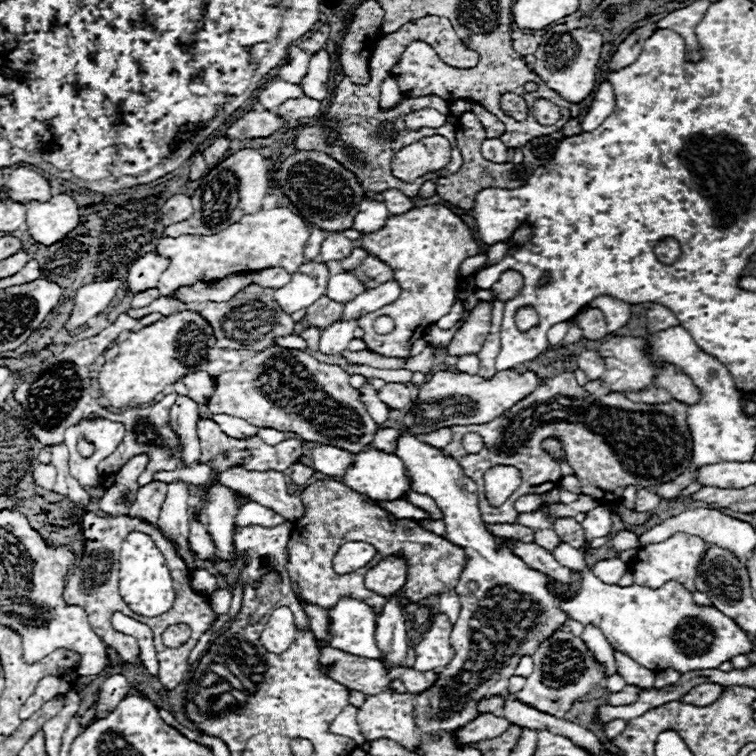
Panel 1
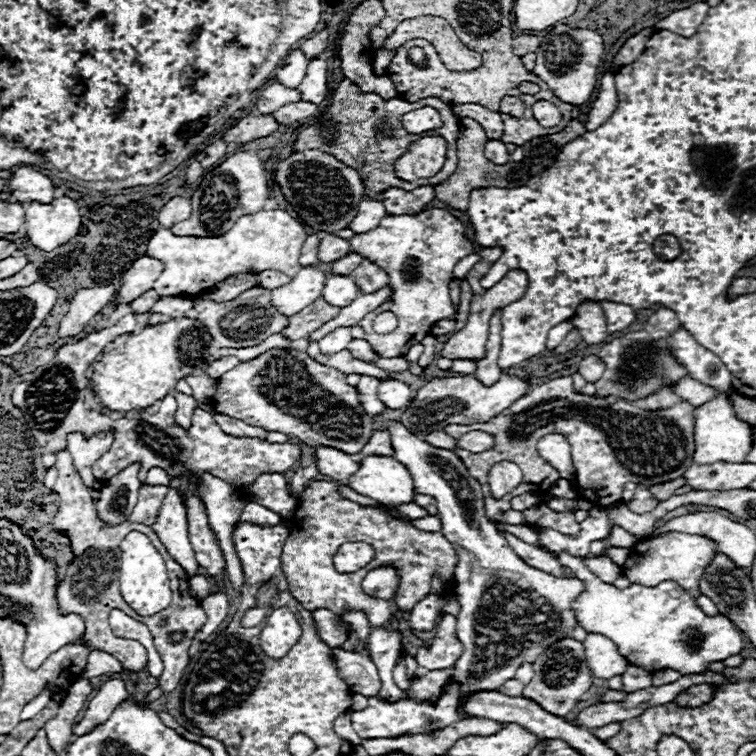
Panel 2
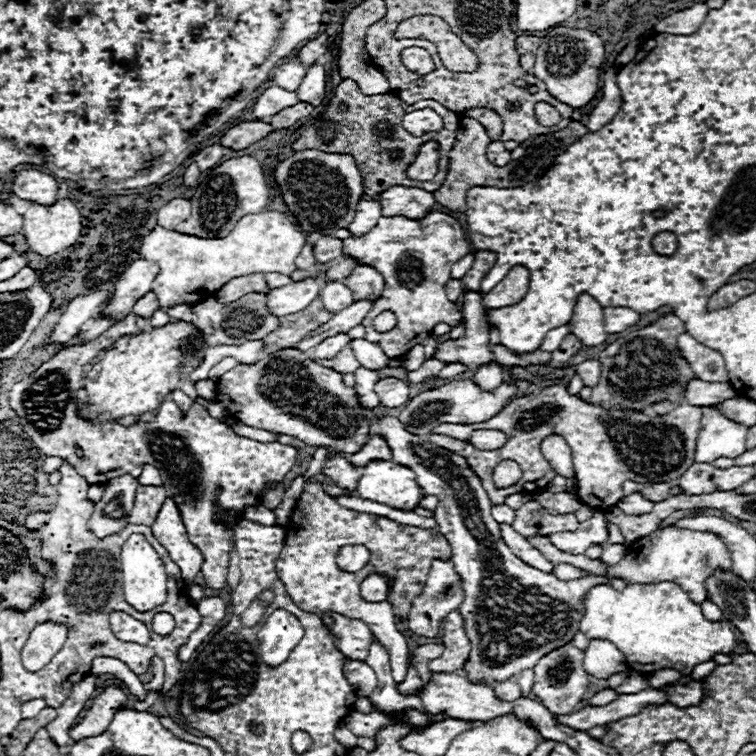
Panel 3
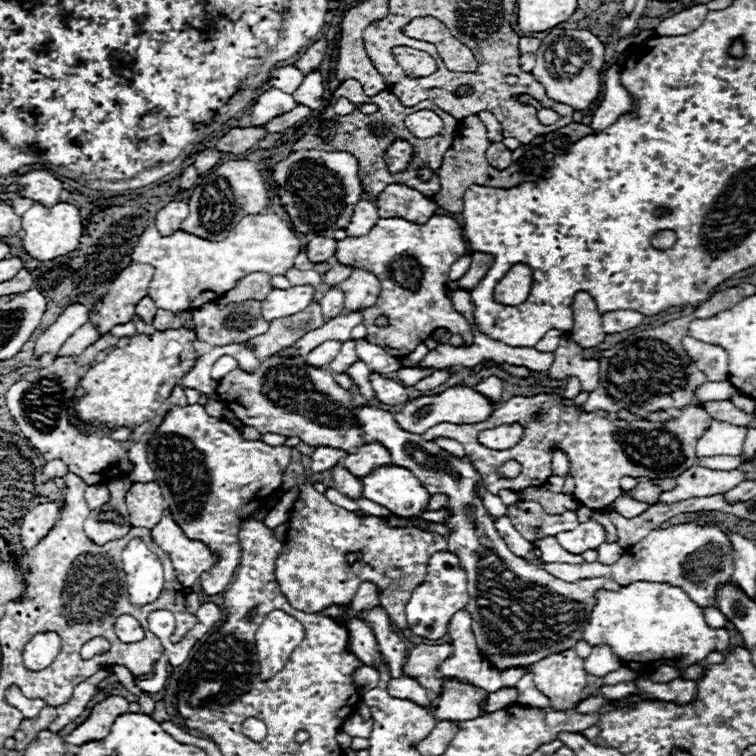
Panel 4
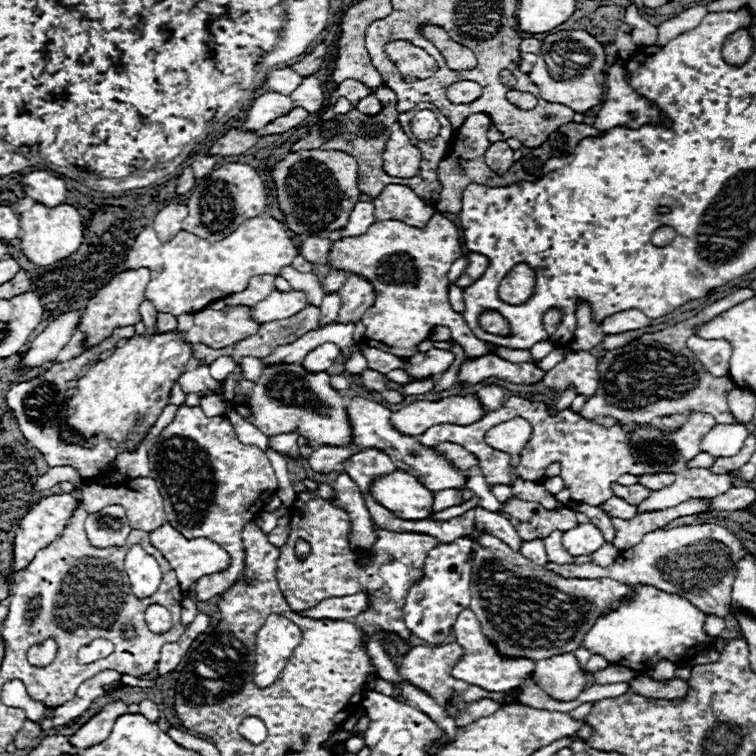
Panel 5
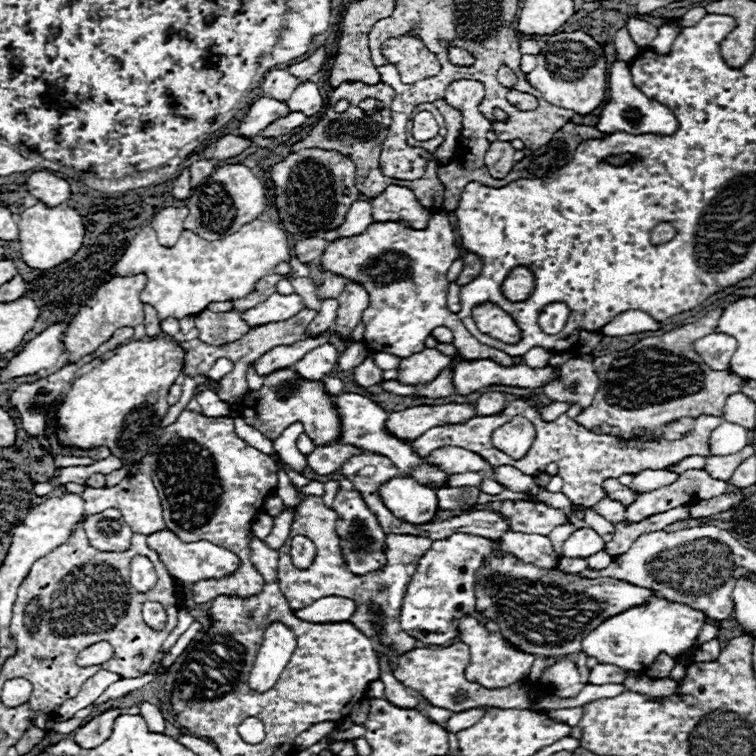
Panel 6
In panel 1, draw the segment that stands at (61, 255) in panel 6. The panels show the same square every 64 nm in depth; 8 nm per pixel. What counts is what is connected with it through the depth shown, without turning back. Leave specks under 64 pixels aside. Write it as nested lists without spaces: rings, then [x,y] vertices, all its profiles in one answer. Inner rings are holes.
[[[68,194],[52,196],[48,202],[32,201],[24,204],[30,236],[44,246],[52,246],[66,238],[80,222],[78,204]]]

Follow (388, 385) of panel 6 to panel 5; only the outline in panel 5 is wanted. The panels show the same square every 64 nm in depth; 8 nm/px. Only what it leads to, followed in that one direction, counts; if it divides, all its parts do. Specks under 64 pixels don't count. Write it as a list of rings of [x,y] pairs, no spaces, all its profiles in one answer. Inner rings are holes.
[[[428,378],[428,380],[418,380],[418,382],[410,382],[410,384],[400,384],[398,388],[410,396],[410,394],[426,394],[430,392],[430,388],[434,386],[434,378]]]

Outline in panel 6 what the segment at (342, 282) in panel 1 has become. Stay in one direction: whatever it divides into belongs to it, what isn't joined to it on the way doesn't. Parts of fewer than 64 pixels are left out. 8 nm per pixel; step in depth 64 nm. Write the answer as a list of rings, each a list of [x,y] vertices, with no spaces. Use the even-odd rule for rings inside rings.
[[[324,300],[318,316],[306,326],[306,334],[304,336],[318,336],[318,334],[330,330],[334,326],[334,320],[336,320],[336,310],[338,310],[338,302],[336,300]]]

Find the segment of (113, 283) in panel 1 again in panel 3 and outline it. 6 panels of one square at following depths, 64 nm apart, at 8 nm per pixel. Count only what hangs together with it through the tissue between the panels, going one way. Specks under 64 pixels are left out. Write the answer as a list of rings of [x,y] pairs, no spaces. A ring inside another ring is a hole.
[[[92,292],[86,296],[78,296],[74,300],[70,300],[66,312],[60,316],[58,324],[52,328],[50,336],[48,336],[48,344],[66,344],[72,336],[78,334],[80,326],[98,316],[104,302],[110,298],[110,292]]]

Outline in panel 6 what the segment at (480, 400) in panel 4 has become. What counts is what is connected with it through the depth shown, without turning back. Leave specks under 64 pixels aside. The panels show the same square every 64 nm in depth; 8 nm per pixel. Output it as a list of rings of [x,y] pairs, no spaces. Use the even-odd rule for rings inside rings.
[[[442,404],[442,406],[416,406],[402,412],[392,412],[386,420],[386,430],[398,440],[416,440],[426,430],[444,424],[458,424],[474,418],[476,412],[468,404]]]

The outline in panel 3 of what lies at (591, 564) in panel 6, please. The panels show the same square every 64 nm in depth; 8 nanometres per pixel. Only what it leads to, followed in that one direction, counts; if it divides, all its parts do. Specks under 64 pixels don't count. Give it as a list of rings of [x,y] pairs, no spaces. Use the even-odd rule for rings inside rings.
[[[604,544],[600,560],[606,562],[606,564],[618,564],[624,558],[624,554],[626,554],[624,544]]]

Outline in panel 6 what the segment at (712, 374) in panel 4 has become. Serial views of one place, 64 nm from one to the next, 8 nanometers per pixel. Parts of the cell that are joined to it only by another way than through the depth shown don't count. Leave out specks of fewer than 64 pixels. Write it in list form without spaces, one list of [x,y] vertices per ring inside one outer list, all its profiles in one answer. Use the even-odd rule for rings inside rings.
[[[714,332],[696,340],[696,352],[714,370],[728,370],[730,358],[736,352],[736,340],[724,332]]]

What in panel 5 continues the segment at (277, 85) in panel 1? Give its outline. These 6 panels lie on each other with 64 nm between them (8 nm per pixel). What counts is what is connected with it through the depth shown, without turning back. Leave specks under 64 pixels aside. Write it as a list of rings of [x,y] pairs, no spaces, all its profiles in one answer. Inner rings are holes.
[[[274,92],[262,94],[262,96],[258,96],[254,100],[254,104],[252,104],[250,112],[248,112],[244,130],[258,132],[266,124],[270,124],[270,120],[276,120],[278,116],[284,116],[290,110],[292,110],[292,100],[288,96],[274,94]]]

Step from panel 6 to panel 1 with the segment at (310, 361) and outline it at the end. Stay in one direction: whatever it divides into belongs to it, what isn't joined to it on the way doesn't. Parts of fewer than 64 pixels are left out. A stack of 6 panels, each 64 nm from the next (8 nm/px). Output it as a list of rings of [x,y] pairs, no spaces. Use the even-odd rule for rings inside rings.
[[[356,320],[350,322],[334,322],[322,330],[320,336],[320,352],[322,354],[340,354],[346,350],[348,342],[354,338],[352,332],[358,328]]]

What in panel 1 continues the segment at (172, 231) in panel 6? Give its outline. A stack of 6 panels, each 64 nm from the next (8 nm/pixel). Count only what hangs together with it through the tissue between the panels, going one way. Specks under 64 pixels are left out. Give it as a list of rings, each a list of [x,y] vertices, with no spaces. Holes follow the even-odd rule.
[[[174,194],[174,196],[164,204],[160,220],[162,220],[164,226],[170,226],[170,224],[174,224],[174,222],[186,220],[190,214],[192,214],[190,198],[184,196],[184,194]]]

